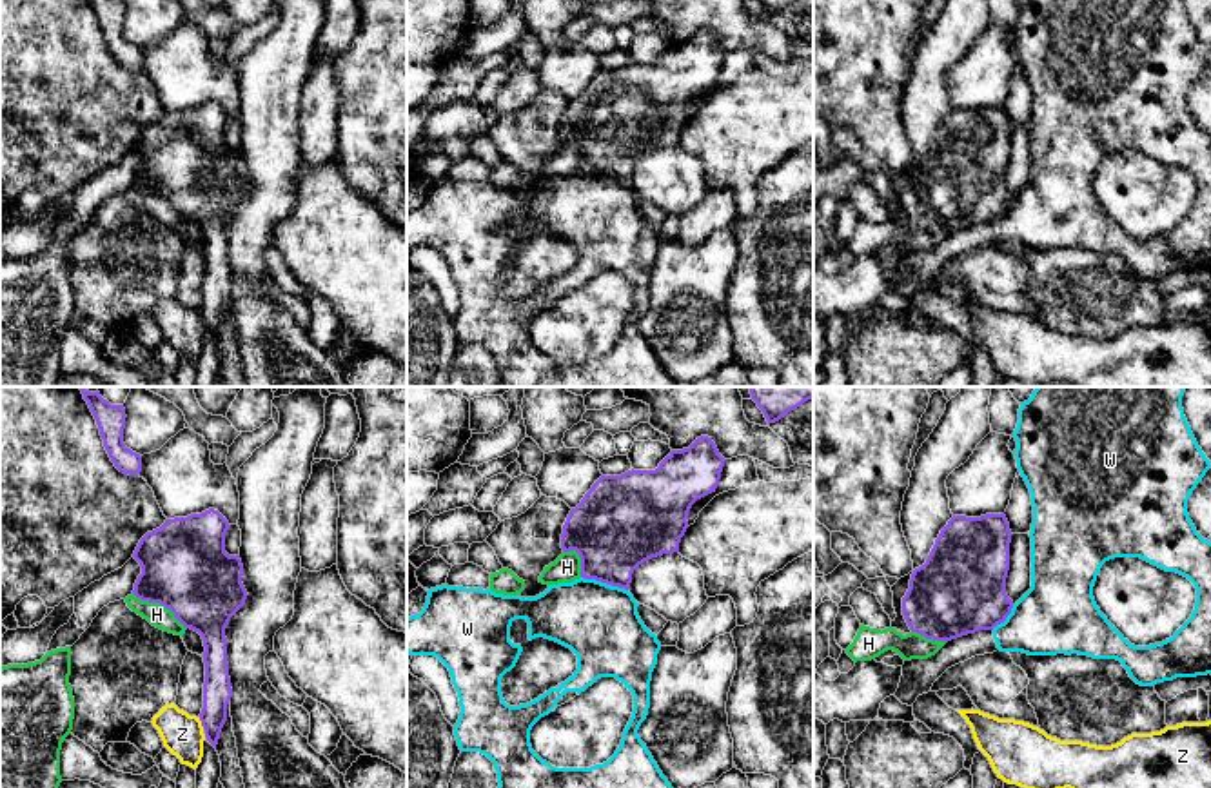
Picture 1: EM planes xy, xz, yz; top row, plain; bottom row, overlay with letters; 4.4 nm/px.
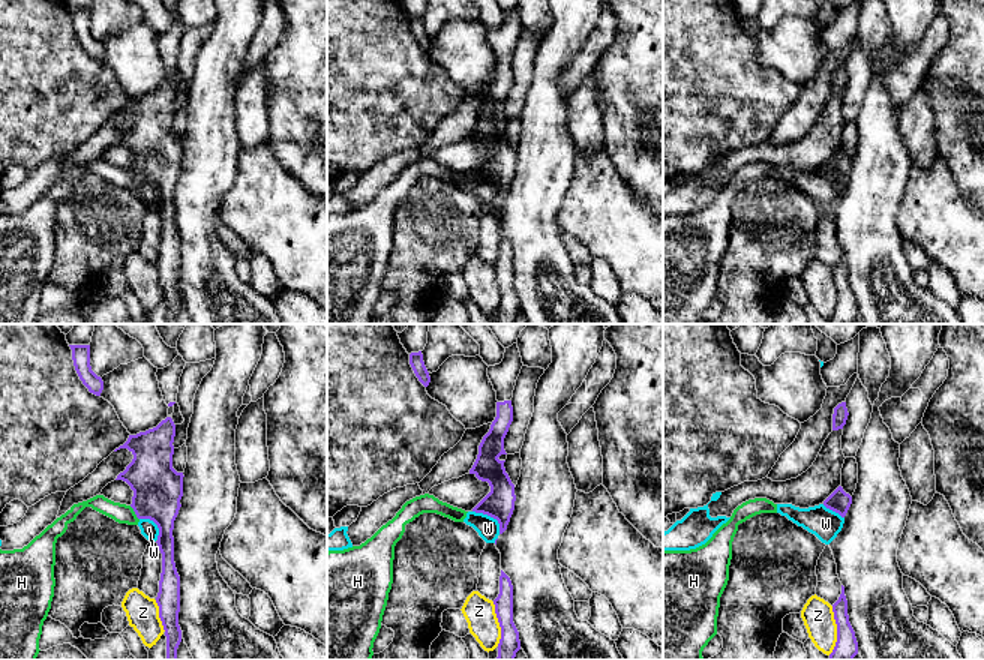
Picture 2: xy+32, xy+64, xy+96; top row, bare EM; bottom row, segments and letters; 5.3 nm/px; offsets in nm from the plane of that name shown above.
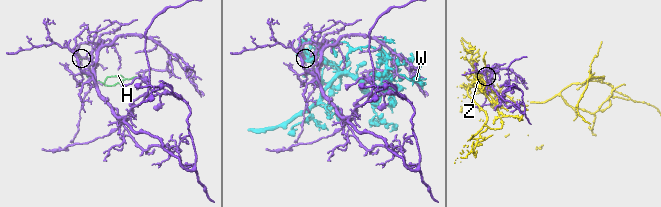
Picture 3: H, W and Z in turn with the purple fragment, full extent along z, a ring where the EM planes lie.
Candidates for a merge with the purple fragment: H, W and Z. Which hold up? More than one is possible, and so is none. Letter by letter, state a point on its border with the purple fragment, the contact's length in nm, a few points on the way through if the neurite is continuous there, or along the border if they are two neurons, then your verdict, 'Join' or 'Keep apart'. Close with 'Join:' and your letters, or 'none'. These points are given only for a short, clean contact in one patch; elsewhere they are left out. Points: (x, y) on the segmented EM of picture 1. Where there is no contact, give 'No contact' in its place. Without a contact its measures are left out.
H: Touches purple at xy (160, 603). Shared border 280 nm. Boundary: xy (133, 592), (142, 600), (162, 603), (186, 627). Keep apart
W: Touches purple at xz (605, 581). Shared border 220 nm. Boundary: xz (581, 576), (627, 590). Keep apart
Z: Touches purple at xy (202, 723). Shared border 60 nm. Keep apart
Join: none

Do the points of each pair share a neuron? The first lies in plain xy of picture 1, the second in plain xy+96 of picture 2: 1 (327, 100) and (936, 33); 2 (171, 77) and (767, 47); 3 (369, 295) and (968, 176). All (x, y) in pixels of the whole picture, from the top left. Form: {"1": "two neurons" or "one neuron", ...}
{"1": "two neurons", "2": "one neuron", "3": "two neurons"}

